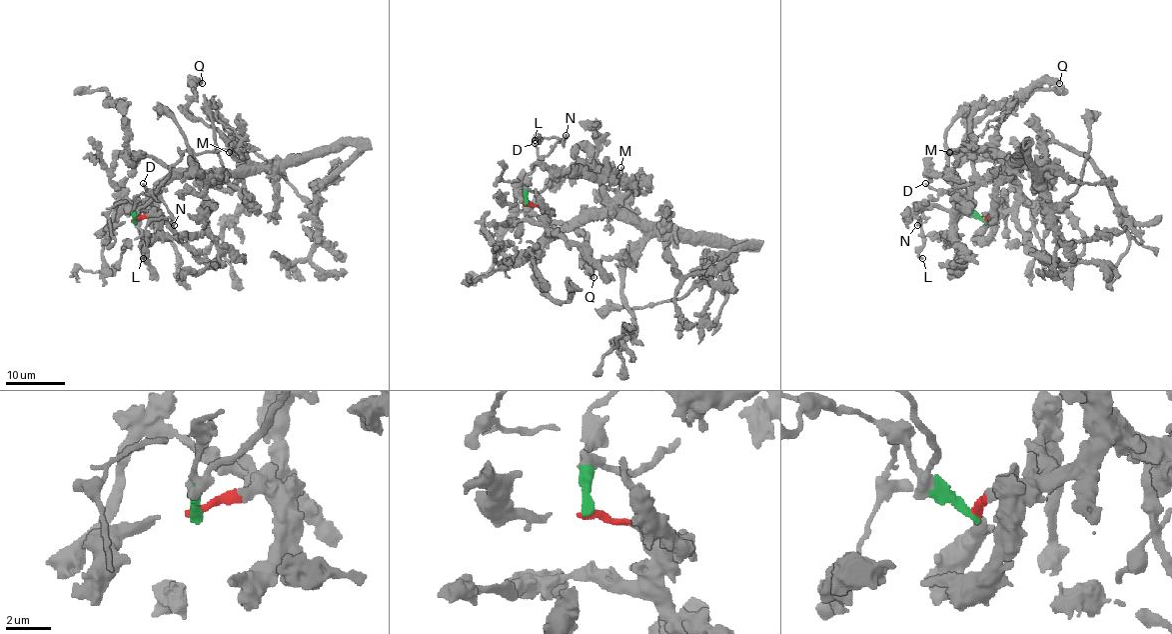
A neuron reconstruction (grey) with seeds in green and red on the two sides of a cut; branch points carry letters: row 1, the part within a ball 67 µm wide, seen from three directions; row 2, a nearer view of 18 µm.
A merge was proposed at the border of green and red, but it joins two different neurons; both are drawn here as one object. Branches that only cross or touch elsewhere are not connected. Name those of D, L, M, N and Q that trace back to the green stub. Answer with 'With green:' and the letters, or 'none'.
With green: D, L, M, N

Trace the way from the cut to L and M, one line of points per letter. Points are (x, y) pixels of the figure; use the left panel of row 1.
L: (134, 221), (134, 203), (138, 194), (150, 193), (167, 206), (168, 217), (152, 219), (147, 224), (143, 258)
M: (134, 221), (137, 211), (149, 200), (168, 175), (168, 169), (185, 151), (200, 154), (229, 149), (229, 152)

